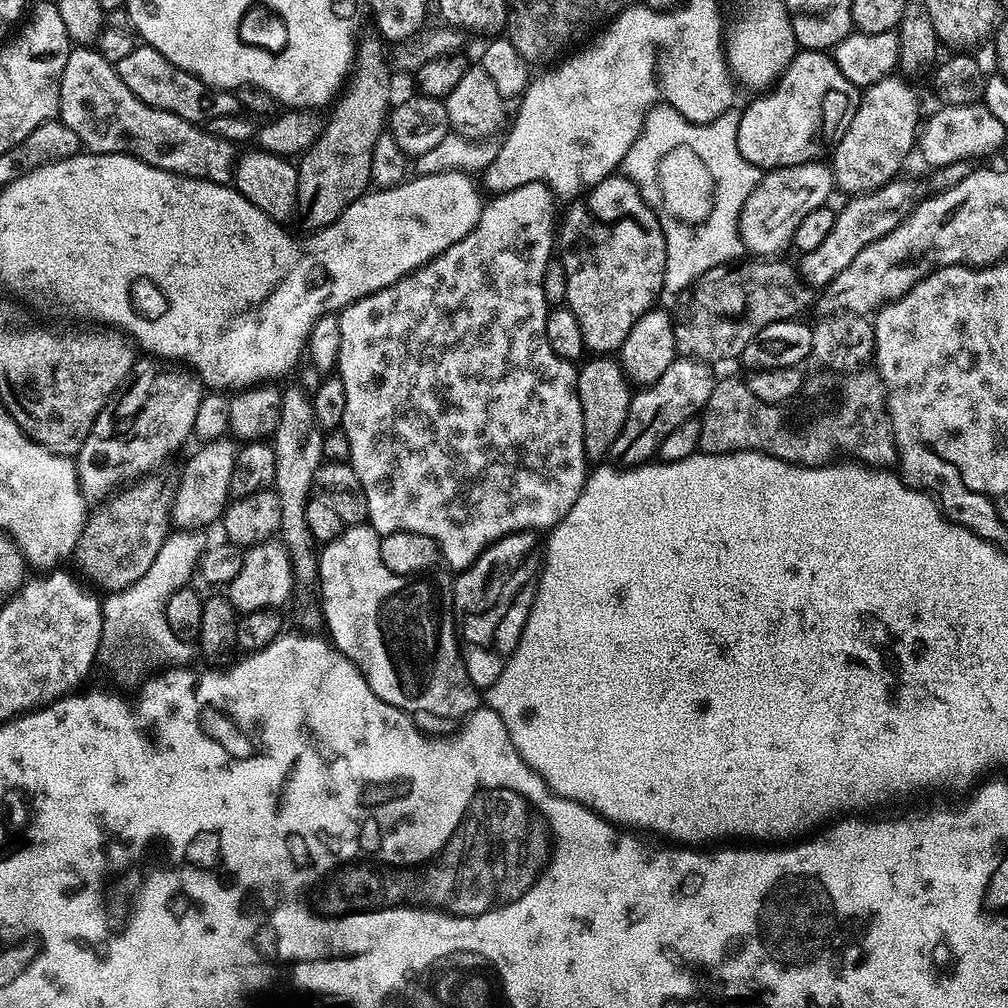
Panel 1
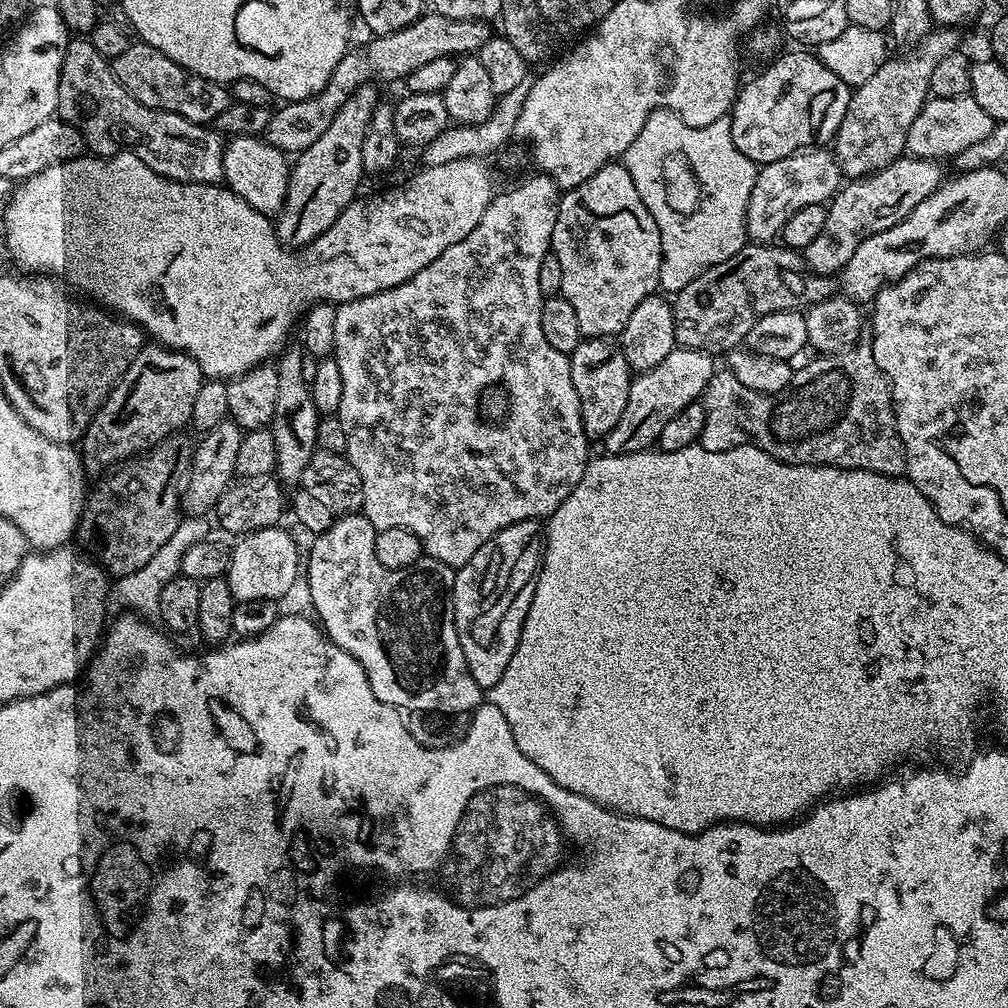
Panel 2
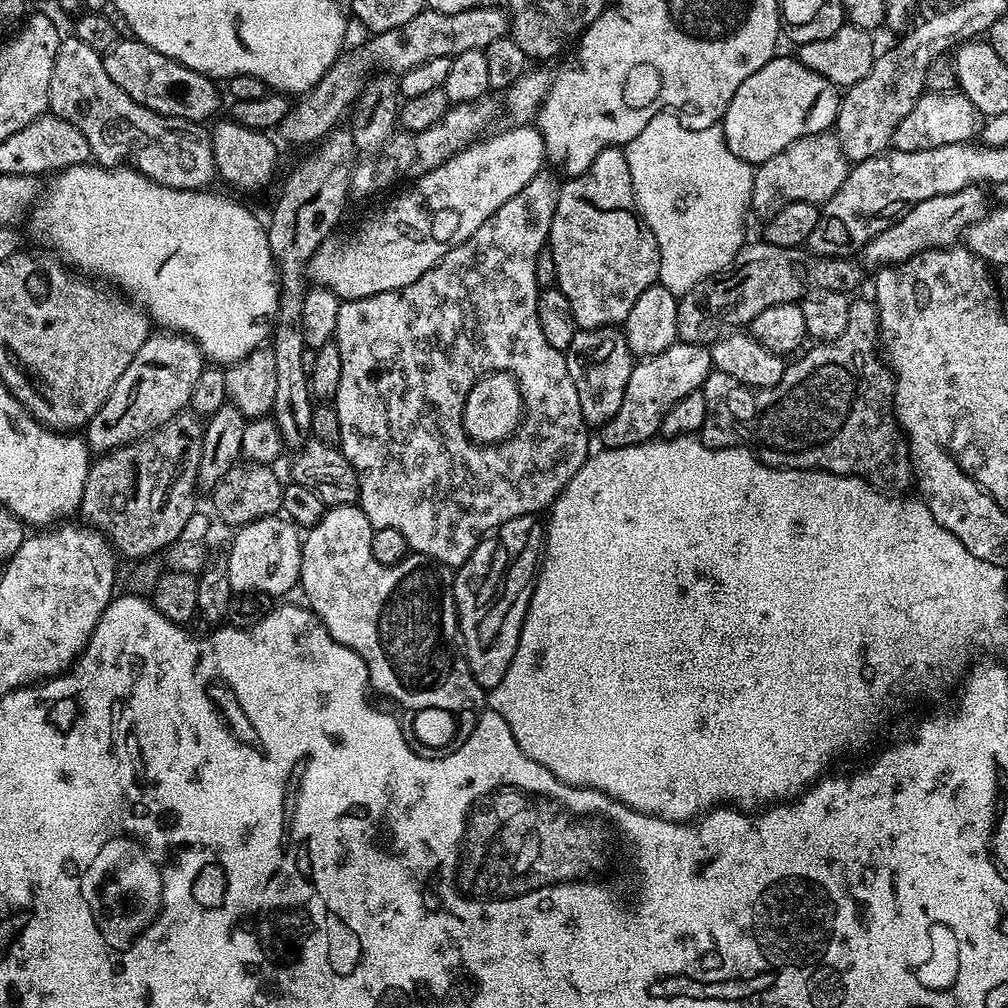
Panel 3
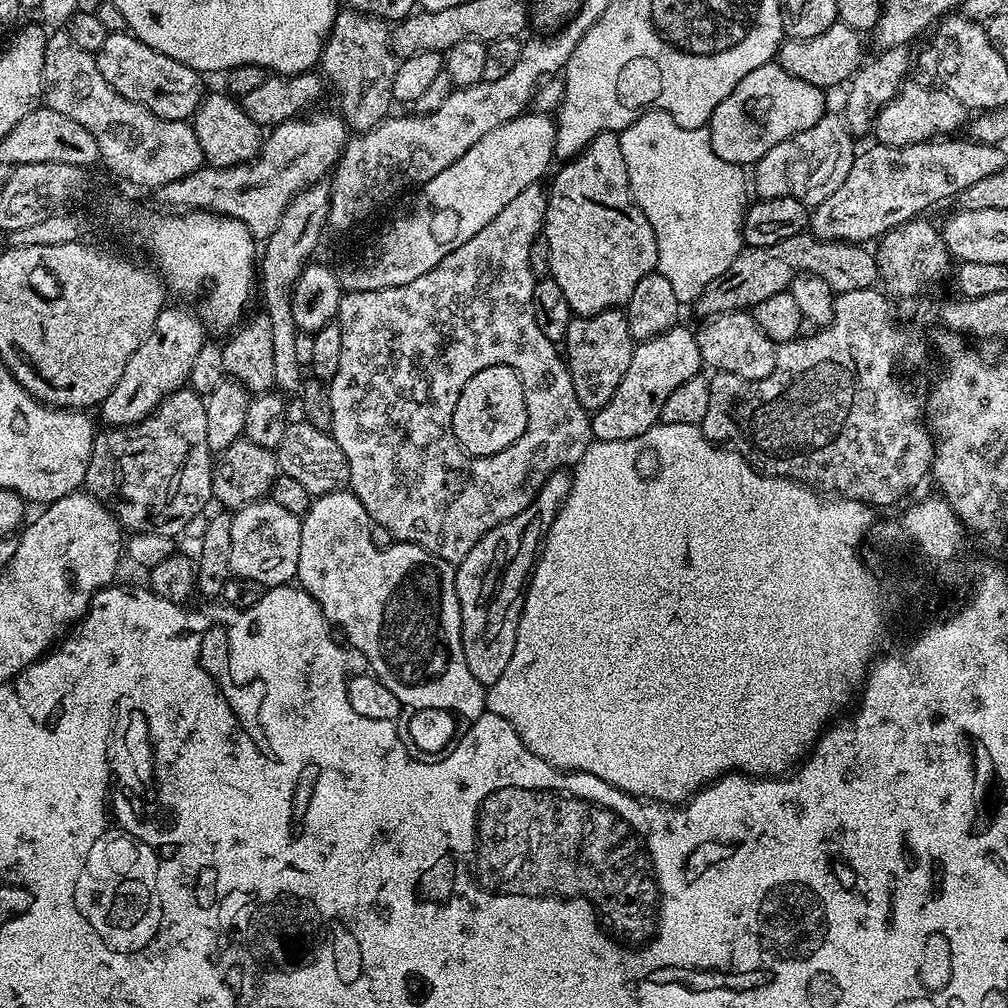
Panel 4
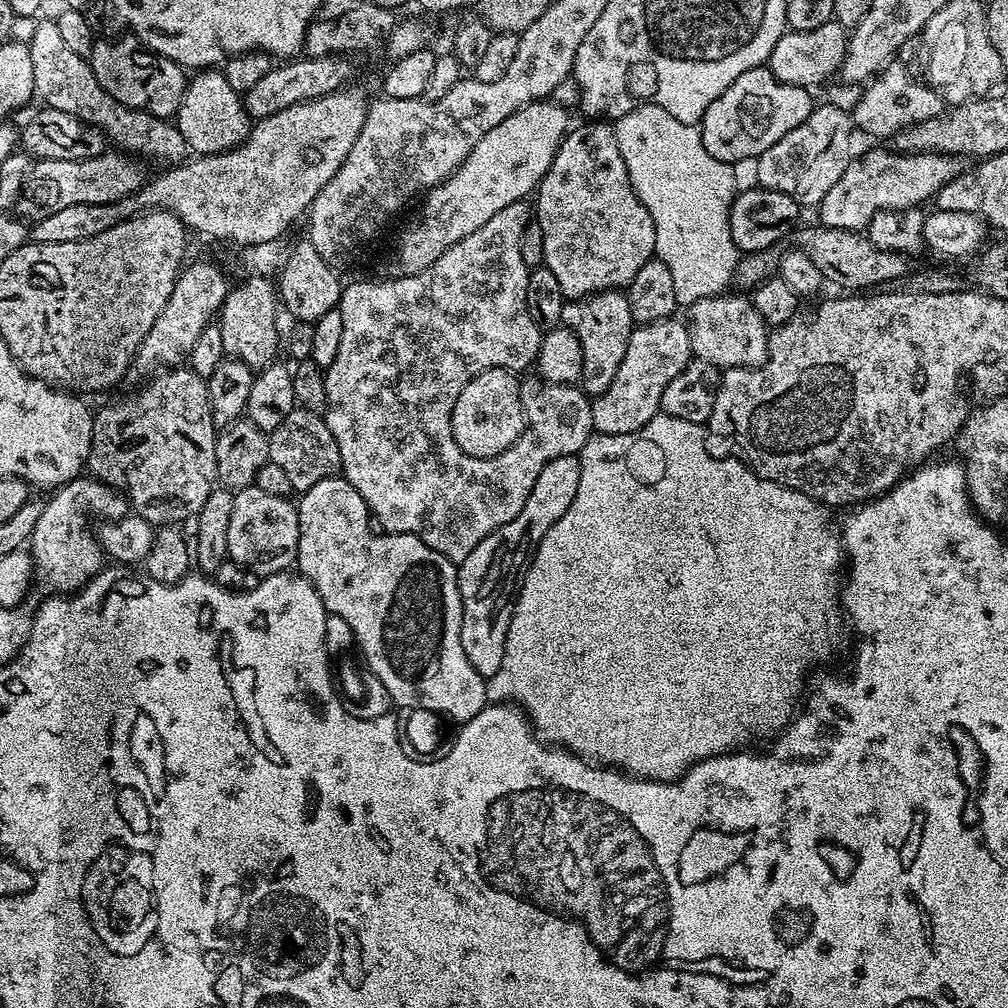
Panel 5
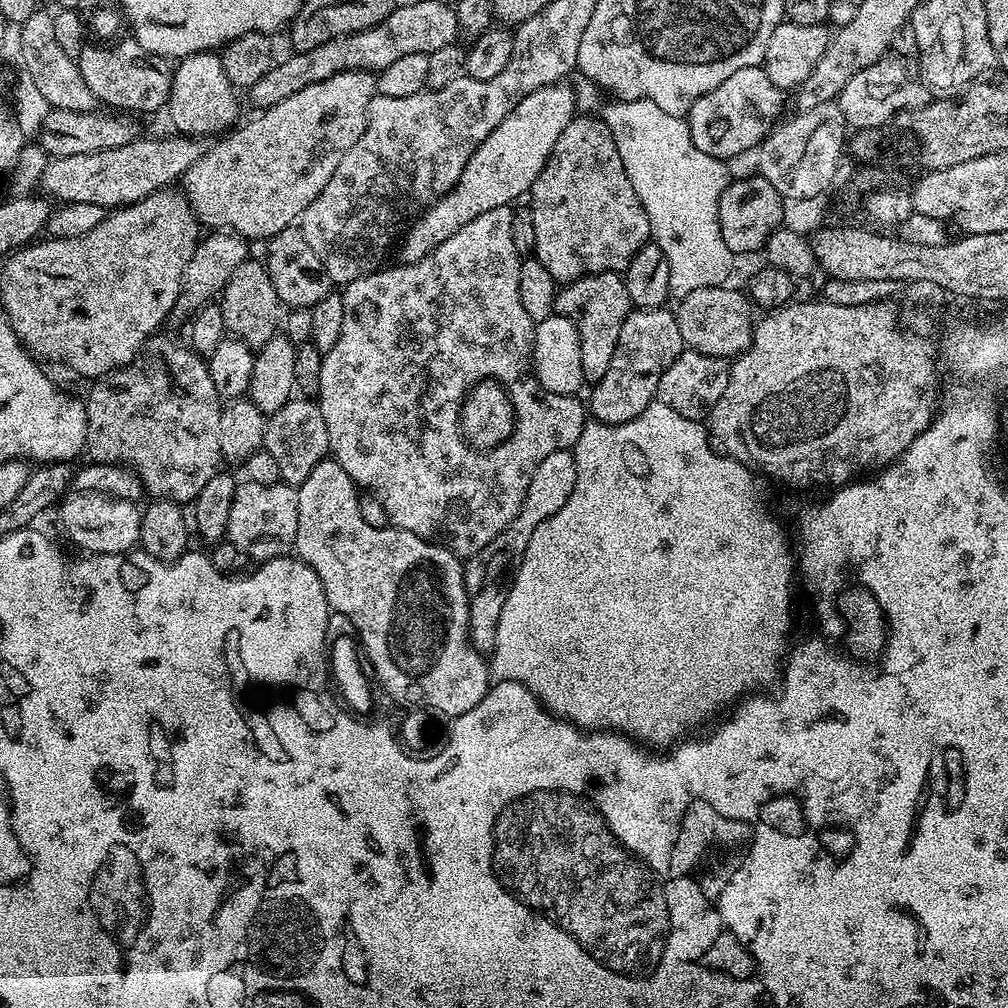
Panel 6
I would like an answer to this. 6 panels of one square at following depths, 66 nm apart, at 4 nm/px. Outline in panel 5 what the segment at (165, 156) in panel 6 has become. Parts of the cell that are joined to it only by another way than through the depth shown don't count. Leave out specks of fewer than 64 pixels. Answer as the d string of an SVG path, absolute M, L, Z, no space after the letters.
M105 150L96 157L78 161L58 161L37 159L31 165L20 196L16 200L15 211L21 217L35 222L41 216L65 206L78 206L78 202L118 202L130 193L137 192L146 182L146 175L140 169L141 161L120 150Z

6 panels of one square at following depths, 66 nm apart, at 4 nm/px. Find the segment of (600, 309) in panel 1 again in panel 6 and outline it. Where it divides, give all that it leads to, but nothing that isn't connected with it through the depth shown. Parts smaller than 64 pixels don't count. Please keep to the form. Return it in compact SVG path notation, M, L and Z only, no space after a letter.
M577 114L558 134L554 150L548 164L538 174L530 189L530 207L534 218L534 259L542 262L546 270L556 279L557 285L573 284L578 278L603 272L623 273L630 266L634 254L649 243L652 231L646 210L626 178L626 166L622 166L622 157L618 155L618 146L614 146L612 132L603 119Z

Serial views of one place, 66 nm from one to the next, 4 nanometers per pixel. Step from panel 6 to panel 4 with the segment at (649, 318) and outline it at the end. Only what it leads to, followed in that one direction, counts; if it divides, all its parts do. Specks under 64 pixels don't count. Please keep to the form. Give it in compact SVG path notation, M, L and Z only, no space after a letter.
M677 326L663 332L661 336L639 341L632 349L626 375L622 382L618 382L618 390L614 390L614 398L610 398L606 406L591 413L593 437L606 442L622 442L626 438L638 438L646 434L646 430L650 430L660 420L666 398L670 398L670 394L674 394L682 382L701 375L701 372L699 346L692 328Z

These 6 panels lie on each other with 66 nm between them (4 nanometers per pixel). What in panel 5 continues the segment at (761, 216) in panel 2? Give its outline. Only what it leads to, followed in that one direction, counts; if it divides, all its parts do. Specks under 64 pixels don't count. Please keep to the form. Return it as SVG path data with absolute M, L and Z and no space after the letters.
M824 104L821 108L820 105L813 107L806 122L802 122L802 126L794 126L794 130L790 130L790 134L778 138L778 142L774 142L774 146L770 146L770 150L766 150L755 161L755 183L761 188L790 194L790 198L800 201L801 205L819 205L820 200L826 198L830 186L834 186L834 182L838 182L838 178L842 178L842 170L846 170L846 166L854 159L852 132L854 133L852 118L845 109L843 112L842 109L835 108L832 104Z

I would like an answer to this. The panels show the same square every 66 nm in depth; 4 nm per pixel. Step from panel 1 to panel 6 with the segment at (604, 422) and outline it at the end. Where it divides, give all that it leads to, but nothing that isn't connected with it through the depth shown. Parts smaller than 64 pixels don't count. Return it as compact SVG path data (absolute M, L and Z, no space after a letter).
M619 272L583 276L557 291L555 315L568 318L577 327L581 339L582 374L589 385L598 383L602 374L606 374L610 361L614 359L614 350L618 350L622 322L626 322L633 308L630 294L626 294L623 275Z

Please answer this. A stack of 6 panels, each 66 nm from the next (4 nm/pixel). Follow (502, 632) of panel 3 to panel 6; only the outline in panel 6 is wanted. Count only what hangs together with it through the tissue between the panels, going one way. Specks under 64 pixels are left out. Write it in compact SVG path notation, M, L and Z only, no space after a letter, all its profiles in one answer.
M563 448L554 450L542 462L538 462L538 470L534 470L534 478L530 478L530 486L526 498L522 502L522 510L518 510L518 518L494 538L476 556L467 557L464 564L464 585L468 595L468 635L481 654L491 653L494 638L498 635L498 617L502 615L502 606L506 606L506 594L516 577L520 559L526 554L526 546L530 546L530 538L534 530L546 522L574 494L574 482L578 482L578 470L571 450Z

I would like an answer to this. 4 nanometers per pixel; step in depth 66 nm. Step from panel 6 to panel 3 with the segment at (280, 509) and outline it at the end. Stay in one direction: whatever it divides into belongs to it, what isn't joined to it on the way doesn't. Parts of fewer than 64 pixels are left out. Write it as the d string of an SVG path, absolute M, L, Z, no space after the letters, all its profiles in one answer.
M283 515L262 516L235 529L236 537L228 548L226 563L233 593L265 592L268 596L280 596L295 589L300 582L302 566L302 532Z

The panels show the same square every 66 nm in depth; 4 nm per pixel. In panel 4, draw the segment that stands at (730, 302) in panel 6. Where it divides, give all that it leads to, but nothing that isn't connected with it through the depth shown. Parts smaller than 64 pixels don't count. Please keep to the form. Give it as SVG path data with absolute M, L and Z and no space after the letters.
M749 311L723 312L723 314L707 319L700 330L695 333L696 341L699 346L701 363L713 371L720 371L738 374L741 380L757 380L766 378L774 372L774 364L777 362L776 345L772 340L762 334L762 330L754 322L753 316Z

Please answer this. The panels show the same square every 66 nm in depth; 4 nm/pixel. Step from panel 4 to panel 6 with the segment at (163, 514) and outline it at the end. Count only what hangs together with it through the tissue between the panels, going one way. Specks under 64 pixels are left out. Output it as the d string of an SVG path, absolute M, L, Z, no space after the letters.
M153 335L149 339L146 345L148 357L137 376L124 376L121 380L109 379L107 382L97 383L100 385L86 396L86 456L89 456L89 461L97 464L127 466L137 474L143 484L143 491L149 497L175 500L177 504L184 506L195 501L202 486L206 486L206 482L210 482L210 478L214 478L221 467L218 426L222 401L214 382L210 382L205 357L187 343L179 344L168 336L160 335Z

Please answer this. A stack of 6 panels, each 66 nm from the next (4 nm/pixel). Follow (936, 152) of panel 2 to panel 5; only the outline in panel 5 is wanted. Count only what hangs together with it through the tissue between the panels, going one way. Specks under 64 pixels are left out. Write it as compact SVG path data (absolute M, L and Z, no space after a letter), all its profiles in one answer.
M893 62L880 69L863 85L862 91L864 93L857 98L856 105L850 108L850 115L853 125L859 131L861 128L868 136L891 138L904 128L926 122L926 118L934 118L946 107L944 99L933 88L911 76L900 62Z

